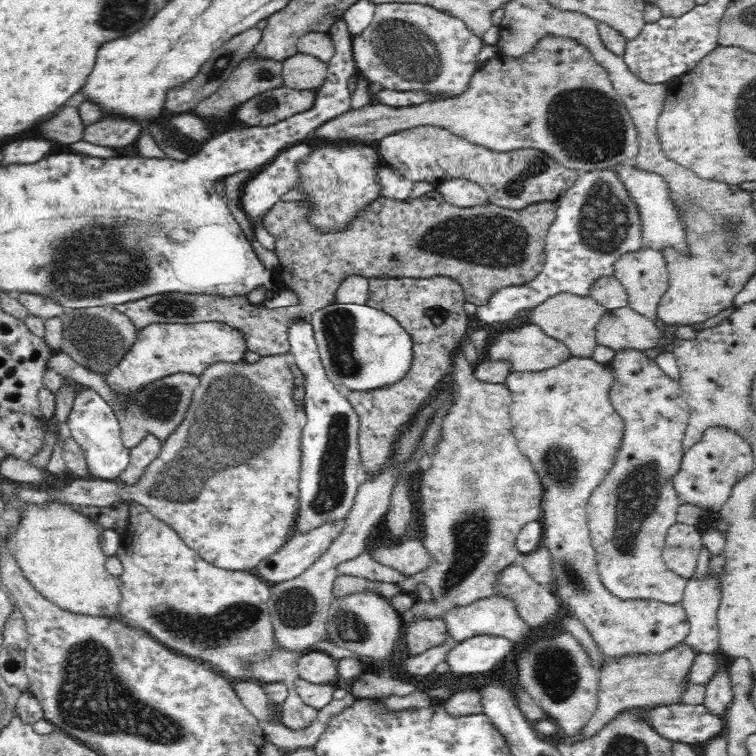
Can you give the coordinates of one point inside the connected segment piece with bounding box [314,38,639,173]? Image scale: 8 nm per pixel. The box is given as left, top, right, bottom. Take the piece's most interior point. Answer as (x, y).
(557, 100)

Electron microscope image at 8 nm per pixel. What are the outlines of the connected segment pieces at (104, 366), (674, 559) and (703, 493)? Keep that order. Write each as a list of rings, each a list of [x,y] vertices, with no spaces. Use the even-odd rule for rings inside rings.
[[[112,306],[74,309],[61,318],[63,323],[62,350],[94,373],[108,374],[119,364],[134,344],[138,330],[127,317]]]
[[[676,523],[668,529],[661,555],[665,565],[678,577],[690,579],[698,564],[701,528]]]
[[[708,427],[701,439],[685,450],[680,468],[670,479],[673,490],[682,503],[696,505],[708,512],[717,512],[731,497],[732,489],[754,470],[752,445],[726,427]]]

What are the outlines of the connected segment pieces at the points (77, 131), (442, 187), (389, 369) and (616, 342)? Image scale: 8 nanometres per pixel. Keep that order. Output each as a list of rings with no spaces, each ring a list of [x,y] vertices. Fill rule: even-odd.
[[[76,101],[66,104],[52,114],[52,118],[40,122],[38,126],[42,136],[62,145],[70,145],[82,140],[85,129],[86,126],[84,126],[83,118],[80,117]]]
[[[466,179],[447,180],[437,184],[436,190],[446,202],[463,209],[489,202],[487,192],[480,185]]]
[[[334,303],[318,310],[311,320],[319,355],[330,383],[347,392],[376,392],[391,388],[408,375],[412,366],[412,337],[390,314],[366,305]]]
[[[628,306],[608,309],[596,328],[596,340],[612,350],[650,350],[660,344],[660,330]]]

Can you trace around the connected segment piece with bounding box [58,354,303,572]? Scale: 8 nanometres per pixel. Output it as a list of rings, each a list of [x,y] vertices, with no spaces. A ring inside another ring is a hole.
[[[279,354],[274,356],[264,356],[261,357],[258,362],[255,362],[254,365],[246,365],[243,360],[232,364],[231,362],[216,362],[216,364],[210,364],[203,374],[199,376],[199,386],[196,388],[195,393],[192,397],[192,402],[188,407],[188,410],[185,412],[184,420],[176,427],[176,430],[173,430],[172,434],[168,435],[168,438],[165,438],[163,445],[161,446],[160,454],[145,468],[144,474],[141,475],[139,479],[133,484],[122,482],[119,478],[117,480],[93,480],[92,478],[83,478],[75,479],[72,482],[64,484],[62,488],[58,490],[58,494],[62,495],[62,498],[66,499],[69,503],[73,505],[88,506],[89,508],[110,508],[111,505],[116,504],[136,504],[142,505],[148,509],[153,516],[160,522],[164,522],[165,525],[174,529],[179,537],[190,547],[192,550],[195,550],[206,562],[209,562],[211,565],[217,566],[218,568],[224,570],[236,570],[236,571],[254,571],[254,568],[260,564],[262,561],[266,561],[268,557],[274,556],[275,553],[278,553],[280,549],[283,548],[284,543],[290,540],[295,530],[295,523],[297,522],[298,512],[299,512],[299,480],[301,472],[301,438],[302,438],[302,426],[300,426],[300,418],[298,418],[297,405],[293,402],[292,392],[294,392],[294,374],[292,369],[290,369],[290,363],[288,363],[288,355]]]

